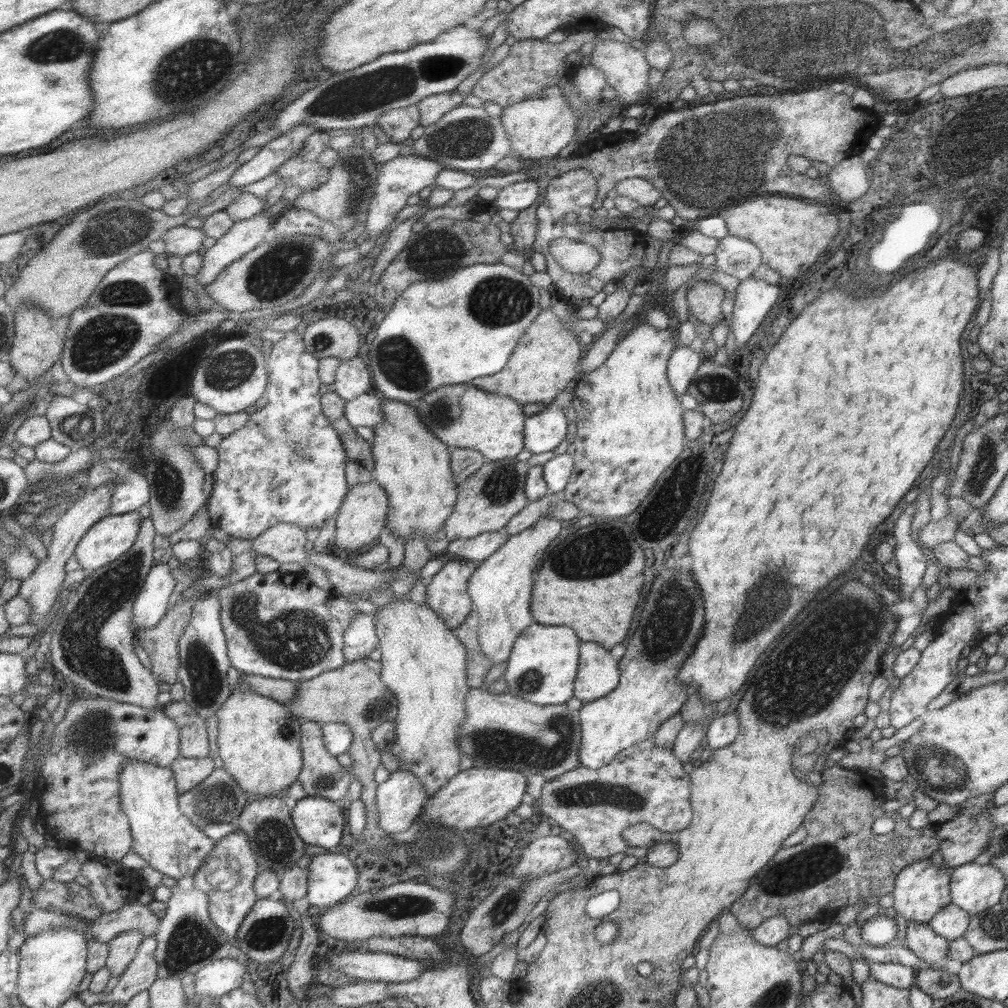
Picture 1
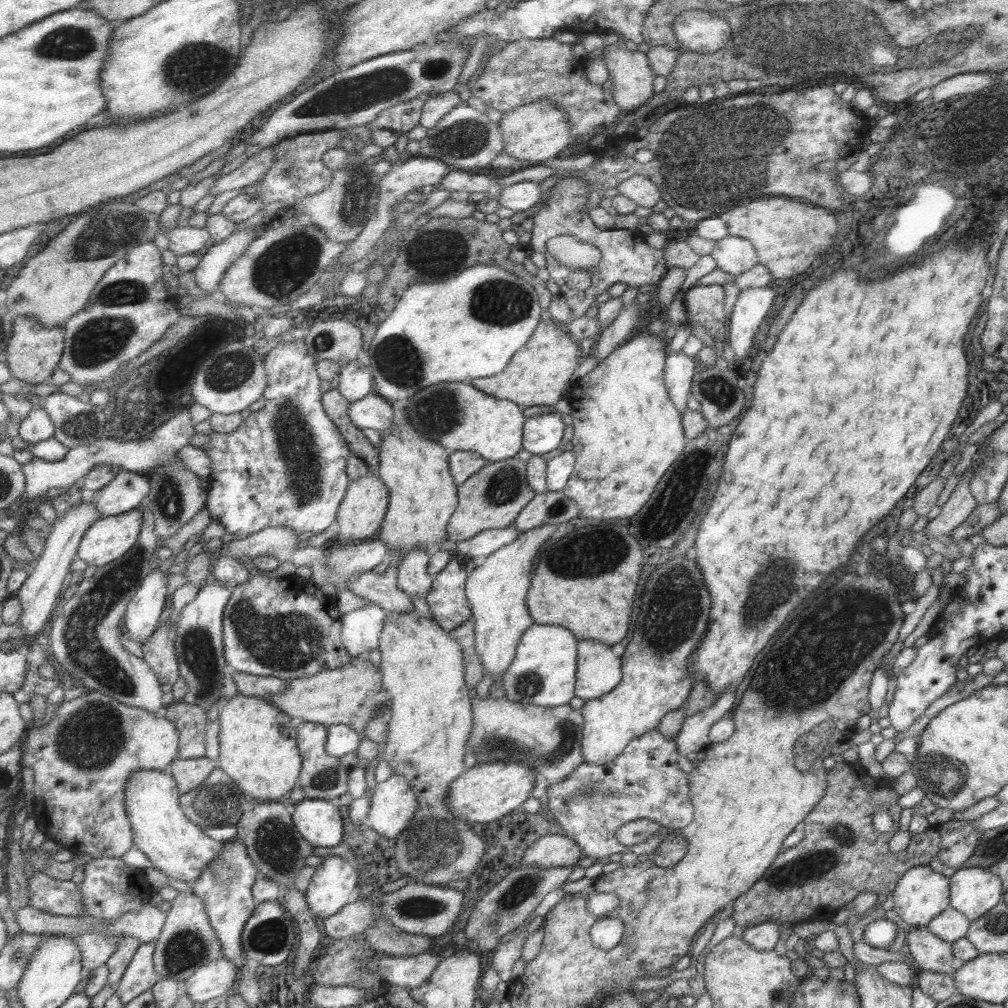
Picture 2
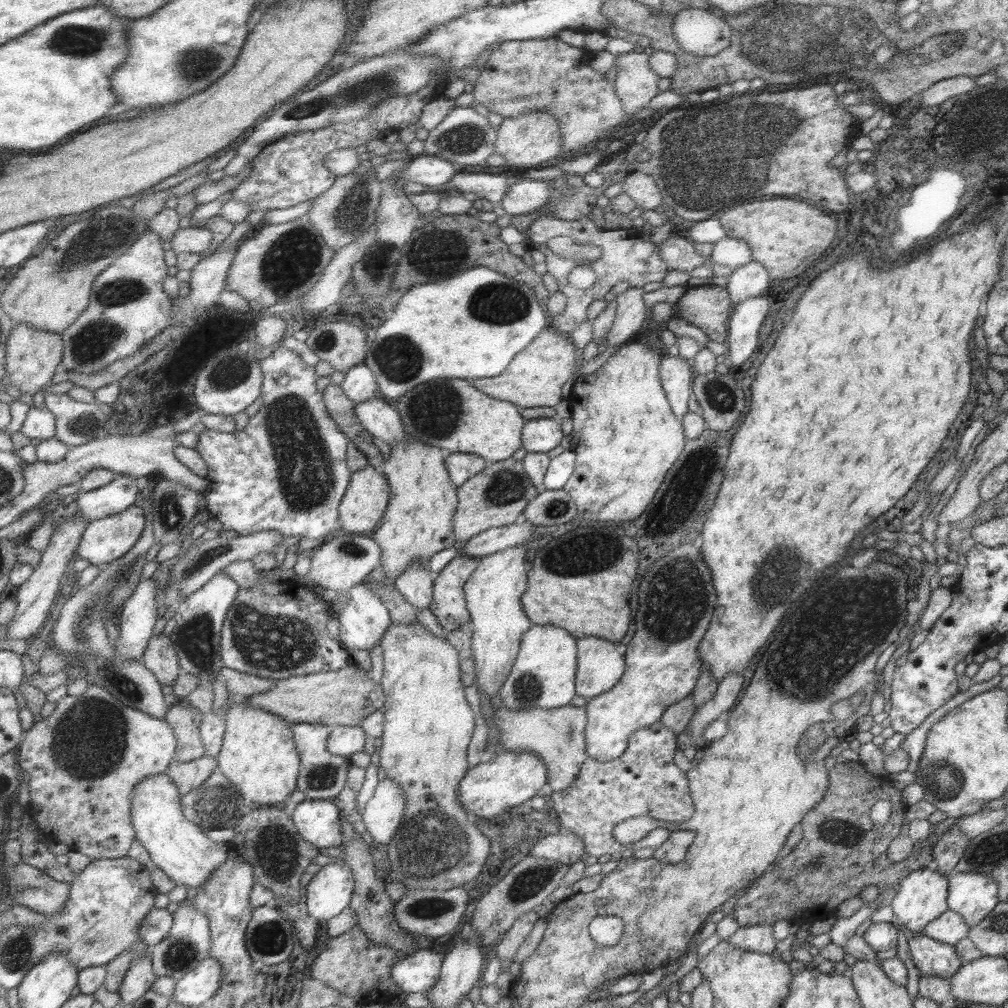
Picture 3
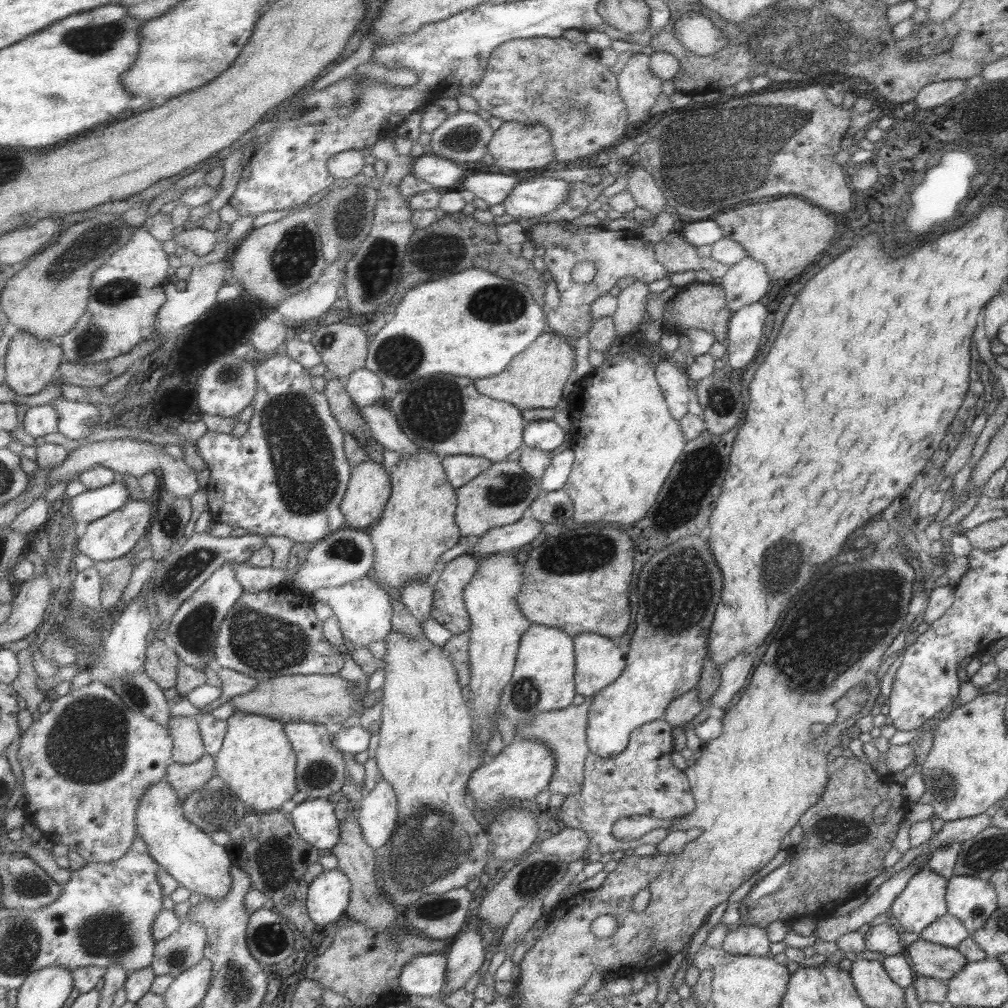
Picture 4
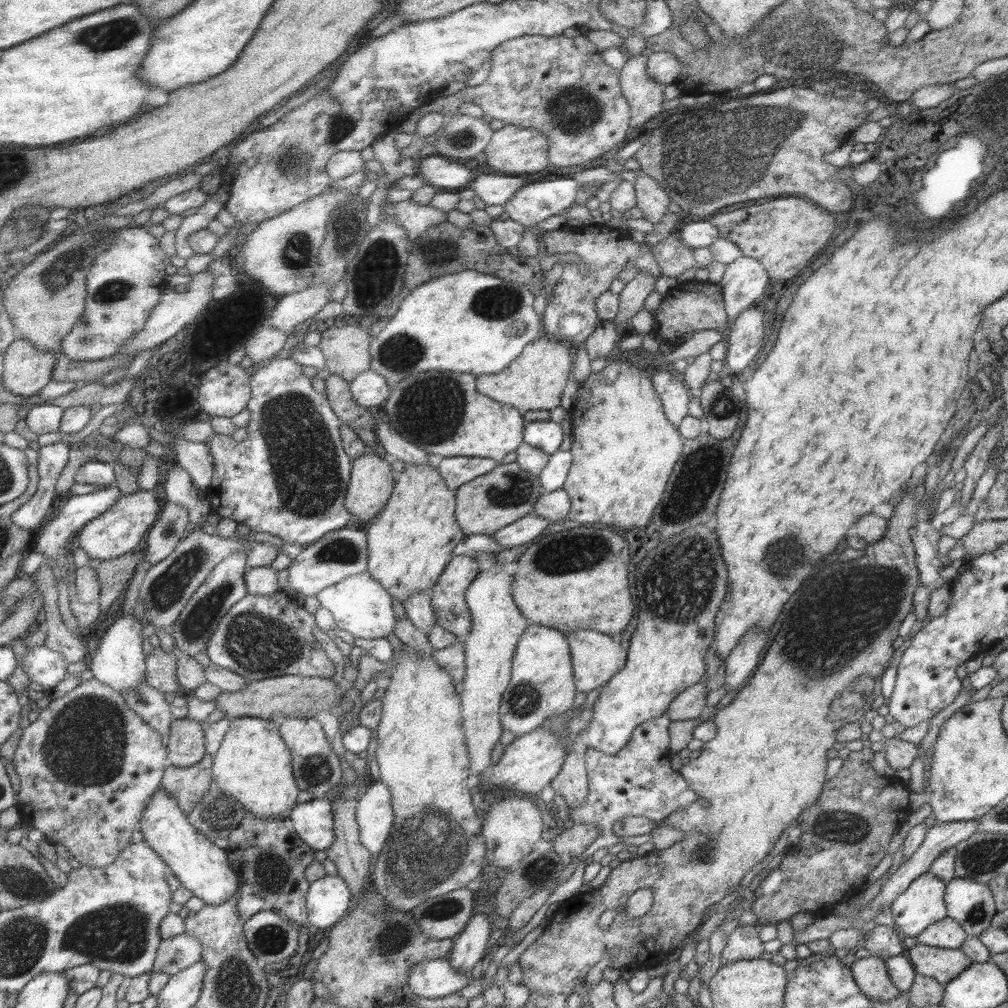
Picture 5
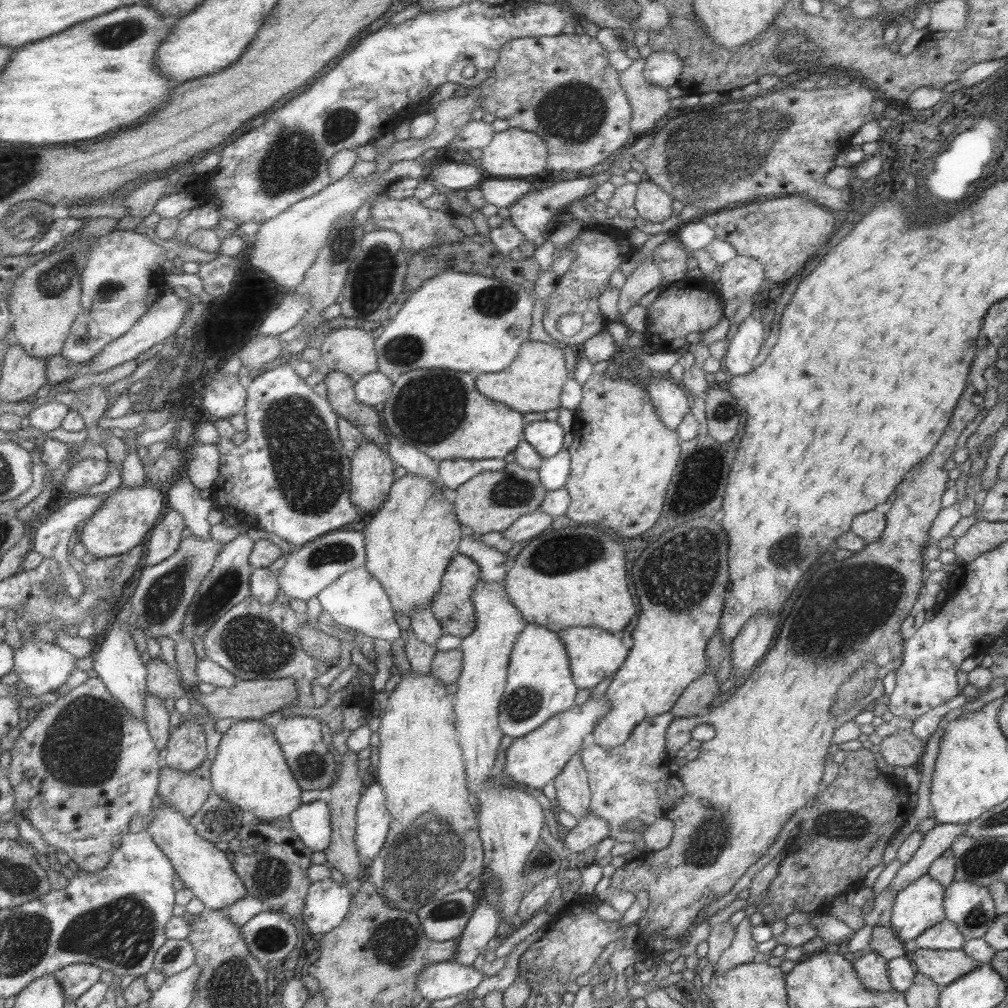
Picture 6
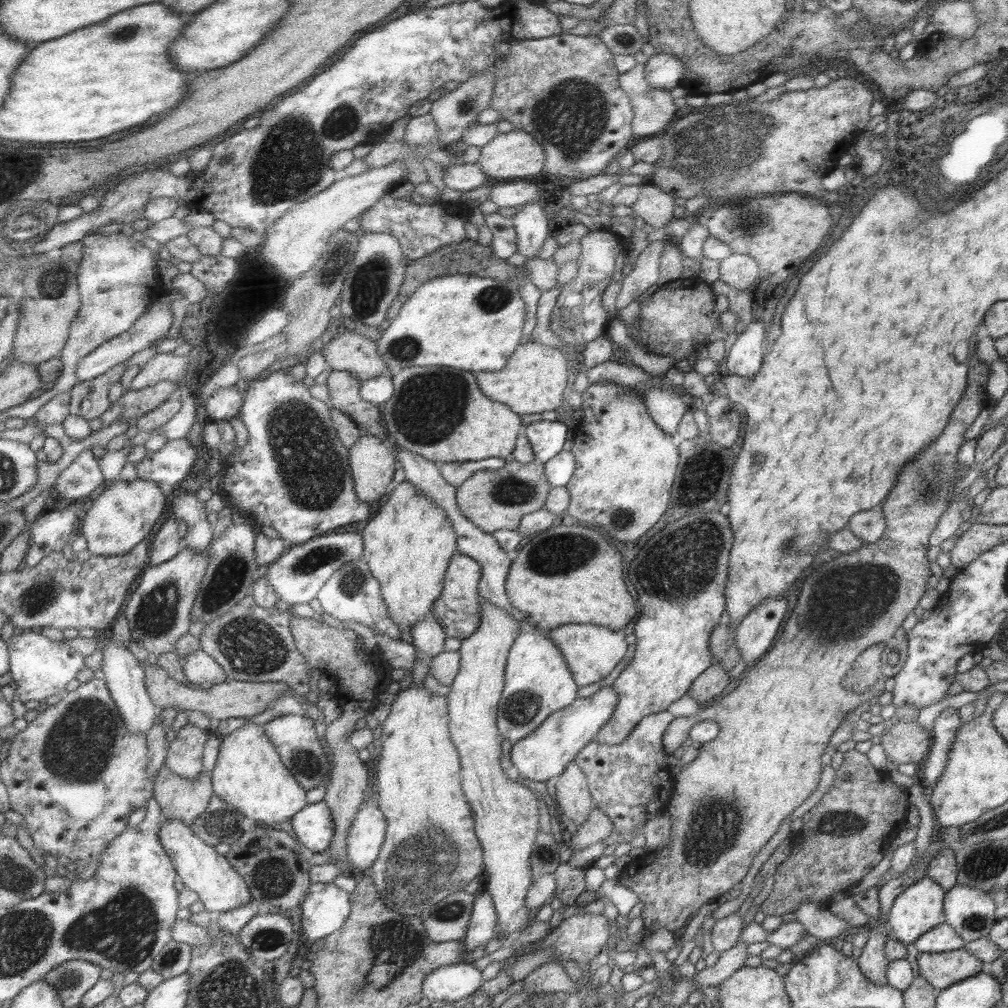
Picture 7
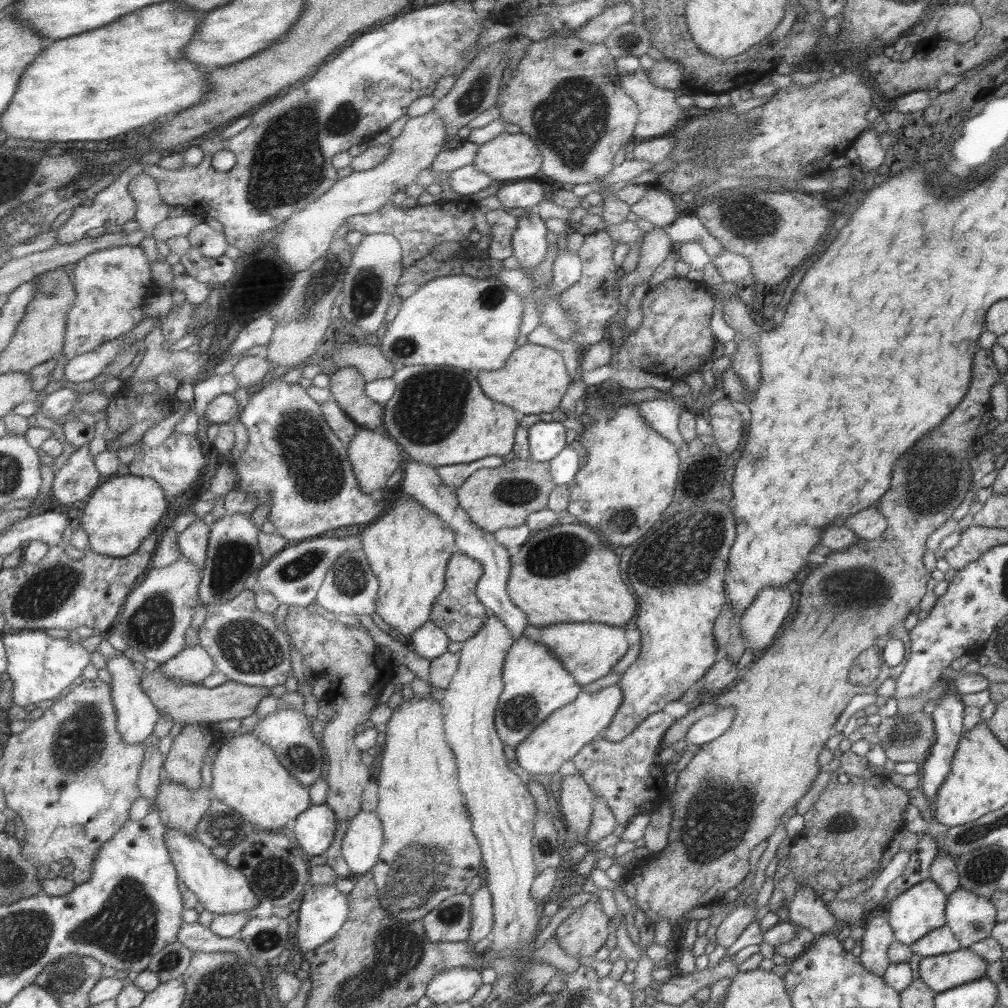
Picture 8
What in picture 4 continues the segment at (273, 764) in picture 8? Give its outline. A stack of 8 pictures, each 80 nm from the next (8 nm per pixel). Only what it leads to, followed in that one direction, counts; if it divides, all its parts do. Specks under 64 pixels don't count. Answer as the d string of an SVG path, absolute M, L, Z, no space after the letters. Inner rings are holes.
M233 711L227 718L226 734L214 758L215 775L219 776L238 800L252 812L279 811L284 802L297 792L295 752L285 732L284 723L248 712Z

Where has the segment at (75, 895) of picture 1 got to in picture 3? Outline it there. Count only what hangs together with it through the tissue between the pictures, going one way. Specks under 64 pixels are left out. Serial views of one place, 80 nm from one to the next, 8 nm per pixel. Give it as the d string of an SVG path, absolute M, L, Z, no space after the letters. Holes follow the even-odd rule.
M22 861L7 867L3 864L4 875L9 881L9 896L16 900L17 905L26 906L42 915L55 914L64 908L70 898L70 883L53 880L47 873L41 872Z

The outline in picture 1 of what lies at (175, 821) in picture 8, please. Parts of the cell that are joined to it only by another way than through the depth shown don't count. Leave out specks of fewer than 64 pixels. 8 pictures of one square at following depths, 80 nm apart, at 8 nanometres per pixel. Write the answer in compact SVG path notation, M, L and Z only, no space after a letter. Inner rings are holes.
M179 756L168 767L174 774L176 792L183 795L200 784L214 770L211 758L184 758Z

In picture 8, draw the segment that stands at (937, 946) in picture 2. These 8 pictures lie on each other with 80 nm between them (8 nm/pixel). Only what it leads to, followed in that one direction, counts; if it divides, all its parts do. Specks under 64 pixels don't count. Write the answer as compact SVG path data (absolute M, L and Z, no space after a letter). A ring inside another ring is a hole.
M960 946L953 952L920 957L918 973L931 990L940 993L985 976L987 965L968 947Z

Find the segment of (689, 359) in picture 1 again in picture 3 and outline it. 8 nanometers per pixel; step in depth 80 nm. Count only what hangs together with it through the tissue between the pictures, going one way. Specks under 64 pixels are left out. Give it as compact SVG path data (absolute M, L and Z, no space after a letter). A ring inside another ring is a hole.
M662 355L658 377L669 406L678 421L688 411L687 402L691 396L694 375L695 372L691 368L690 361L679 357L679 355Z

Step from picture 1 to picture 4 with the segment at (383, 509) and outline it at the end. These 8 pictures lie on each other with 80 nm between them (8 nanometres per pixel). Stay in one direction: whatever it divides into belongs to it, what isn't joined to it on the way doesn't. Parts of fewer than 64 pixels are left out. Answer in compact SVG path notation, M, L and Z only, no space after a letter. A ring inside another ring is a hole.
M369 458L351 468L348 487L339 503L339 510L344 516L343 528L367 531L378 520L391 492L388 473L380 463Z

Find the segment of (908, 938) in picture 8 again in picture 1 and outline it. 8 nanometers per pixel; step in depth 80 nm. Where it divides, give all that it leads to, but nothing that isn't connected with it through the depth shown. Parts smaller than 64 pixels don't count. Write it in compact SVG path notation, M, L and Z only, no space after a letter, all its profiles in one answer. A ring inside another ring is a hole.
M929 857L905 865L905 868L896 874L892 897L892 907L906 921L928 923L936 912L950 903L950 872L935 866Z

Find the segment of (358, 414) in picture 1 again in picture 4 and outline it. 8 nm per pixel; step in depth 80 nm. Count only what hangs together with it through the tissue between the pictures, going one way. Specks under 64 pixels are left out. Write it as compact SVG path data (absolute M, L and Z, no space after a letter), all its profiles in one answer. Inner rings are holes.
M384 402L358 407L373 438L385 449L398 455L416 453L420 449L401 430L394 412Z

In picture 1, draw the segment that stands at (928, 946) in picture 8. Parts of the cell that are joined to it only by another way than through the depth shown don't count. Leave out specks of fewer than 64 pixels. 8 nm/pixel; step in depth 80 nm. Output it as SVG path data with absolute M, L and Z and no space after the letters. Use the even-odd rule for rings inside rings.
M950 902L931 917L928 925L933 932L950 941L964 935L969 919L968 912Z

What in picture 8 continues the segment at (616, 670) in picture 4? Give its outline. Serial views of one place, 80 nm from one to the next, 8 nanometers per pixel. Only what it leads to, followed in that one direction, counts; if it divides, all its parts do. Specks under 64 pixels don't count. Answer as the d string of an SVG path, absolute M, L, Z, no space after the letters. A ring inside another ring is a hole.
M563 622L541 628L527 625L523 635L526 639L544 644L563 665L563 668L575 679L577 684L585 686L602 676L610 673L613 665L626 653L629 646L627 632L624 628L613 628L597 622Z

